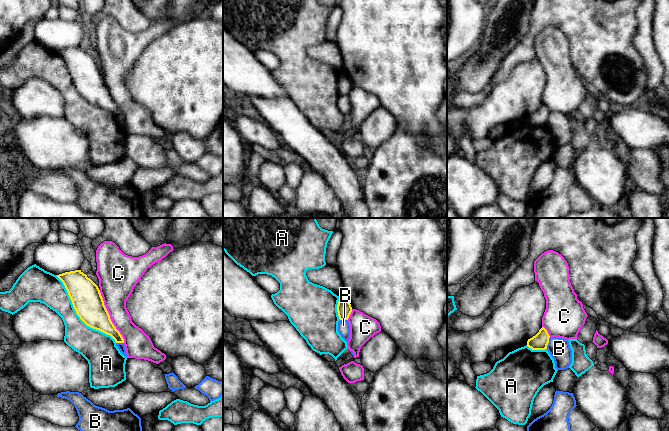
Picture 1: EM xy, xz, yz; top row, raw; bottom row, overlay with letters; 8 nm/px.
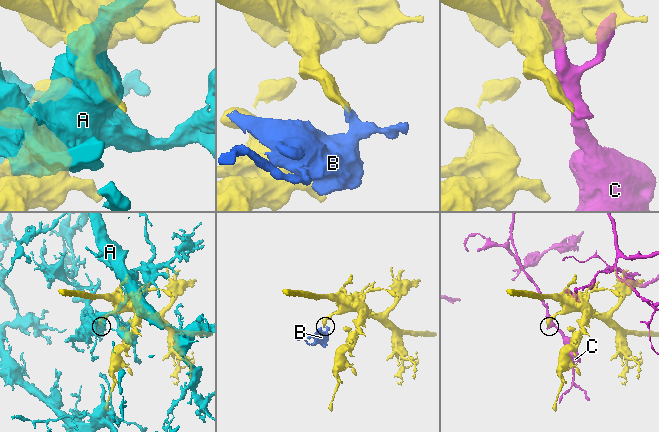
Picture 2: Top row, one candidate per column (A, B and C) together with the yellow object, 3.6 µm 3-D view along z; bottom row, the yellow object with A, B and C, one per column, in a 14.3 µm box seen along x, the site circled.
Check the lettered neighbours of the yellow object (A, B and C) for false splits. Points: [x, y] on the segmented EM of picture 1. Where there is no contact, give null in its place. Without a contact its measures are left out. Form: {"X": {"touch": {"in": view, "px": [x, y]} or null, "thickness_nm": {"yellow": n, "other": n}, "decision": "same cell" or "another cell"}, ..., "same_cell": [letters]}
{"A": {"touch": {"in": "xy", "px": [77, 314]}, "thickness_nm": {"yellow": 240, "other": 240}, "decision": "another cell"}, "B": {"touch": {"in": "yz", "px": [547, 343]}, "thickness_nm": {"yellow": 130, "other": 170}, "decision": "another cell"}, "C": {"touch": {"in": "xy", "px": [109, 316]}, "thickness_nm": {"yellow": 240, "other": 260}, "decision": "another cell"}, "same_cell": []}

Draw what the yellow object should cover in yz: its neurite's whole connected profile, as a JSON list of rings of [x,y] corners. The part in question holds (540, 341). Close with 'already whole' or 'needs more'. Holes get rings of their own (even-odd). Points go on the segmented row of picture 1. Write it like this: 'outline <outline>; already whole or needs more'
outline [[[542,327],[535,336],[528,339],[527,346],[532,350],[545,350],[547,349],[549,338],[547,330]]]; already whole

